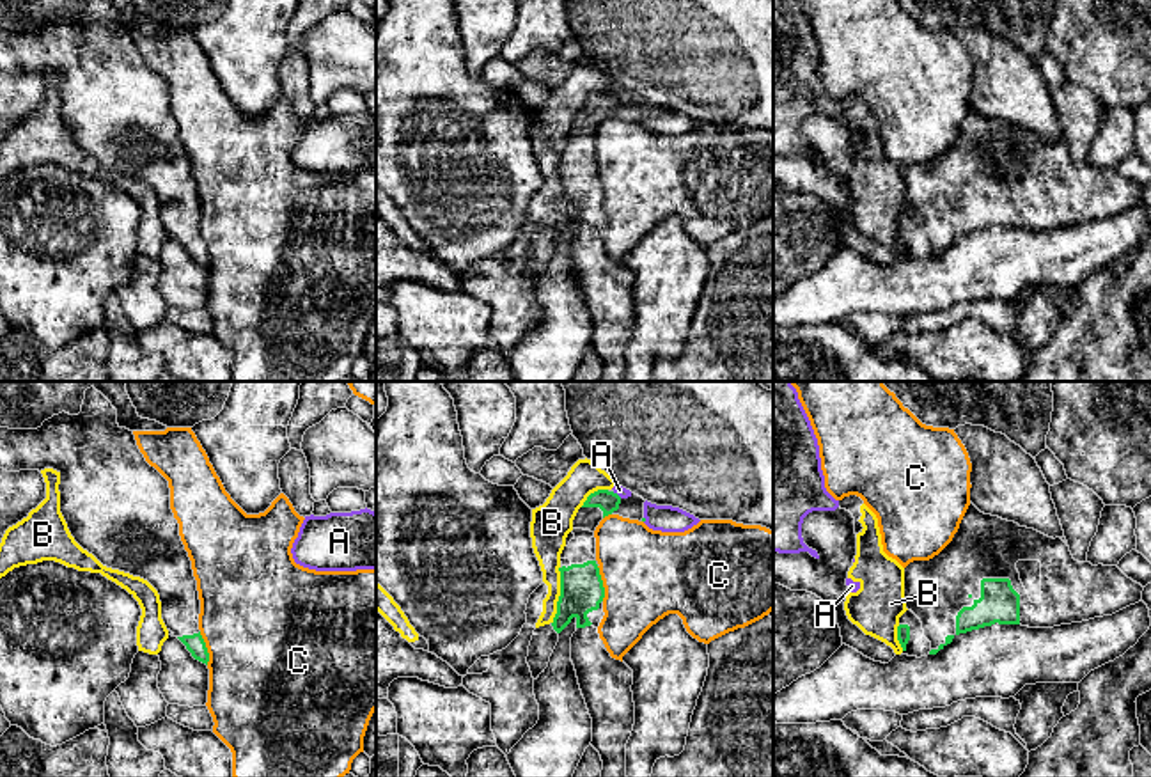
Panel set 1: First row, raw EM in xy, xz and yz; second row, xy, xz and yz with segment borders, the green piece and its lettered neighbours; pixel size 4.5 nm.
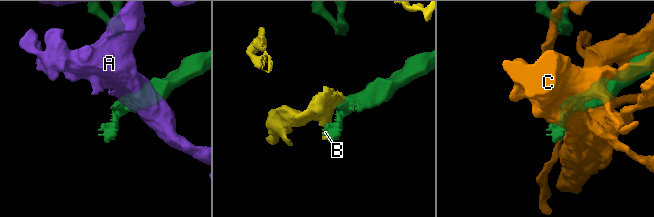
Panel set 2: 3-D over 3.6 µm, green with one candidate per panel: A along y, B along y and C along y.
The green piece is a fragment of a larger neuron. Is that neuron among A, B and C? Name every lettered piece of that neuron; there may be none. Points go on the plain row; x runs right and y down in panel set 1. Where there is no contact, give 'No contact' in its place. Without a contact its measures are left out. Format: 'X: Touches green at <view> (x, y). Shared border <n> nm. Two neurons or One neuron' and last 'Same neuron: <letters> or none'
A: Touches green at xz (616, 96). Shared border 50 nm. Two neurons
B: Touches green at xz (561, 197). Shared border 260 nm. Two neurons
C: Touches green at xz (602, 187). Shared border 160 nm. Two neurons
Same neuron: none

